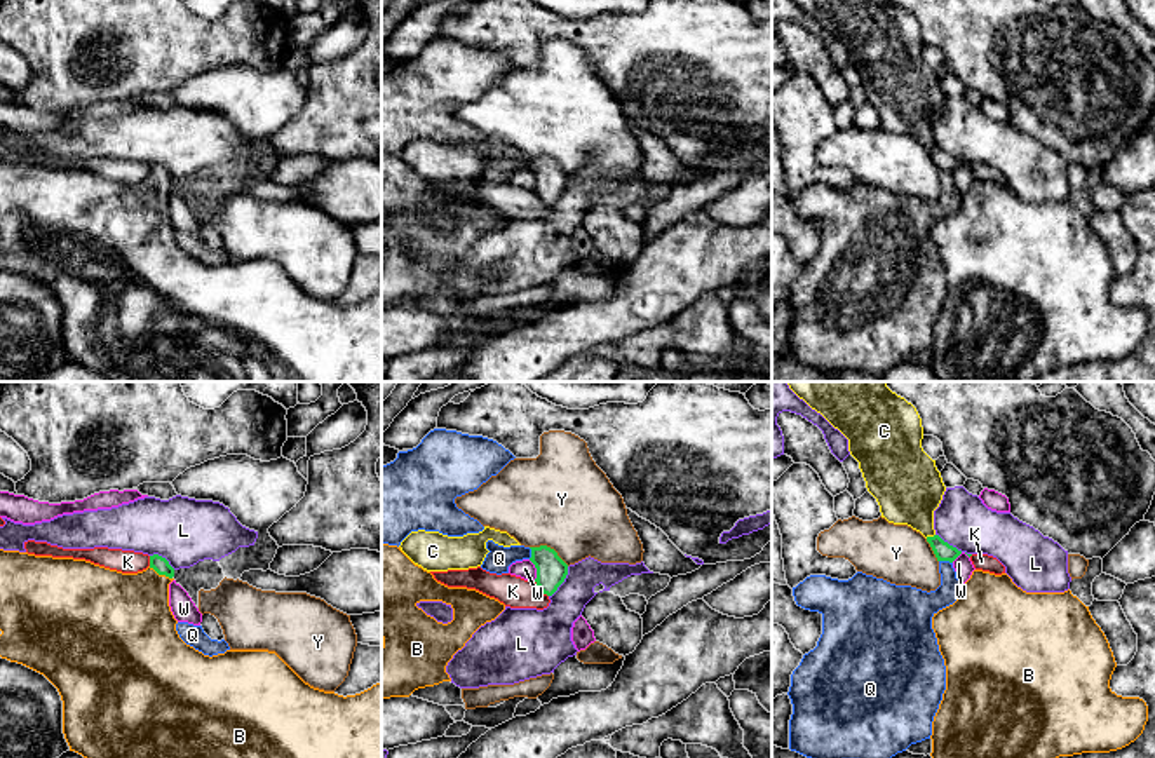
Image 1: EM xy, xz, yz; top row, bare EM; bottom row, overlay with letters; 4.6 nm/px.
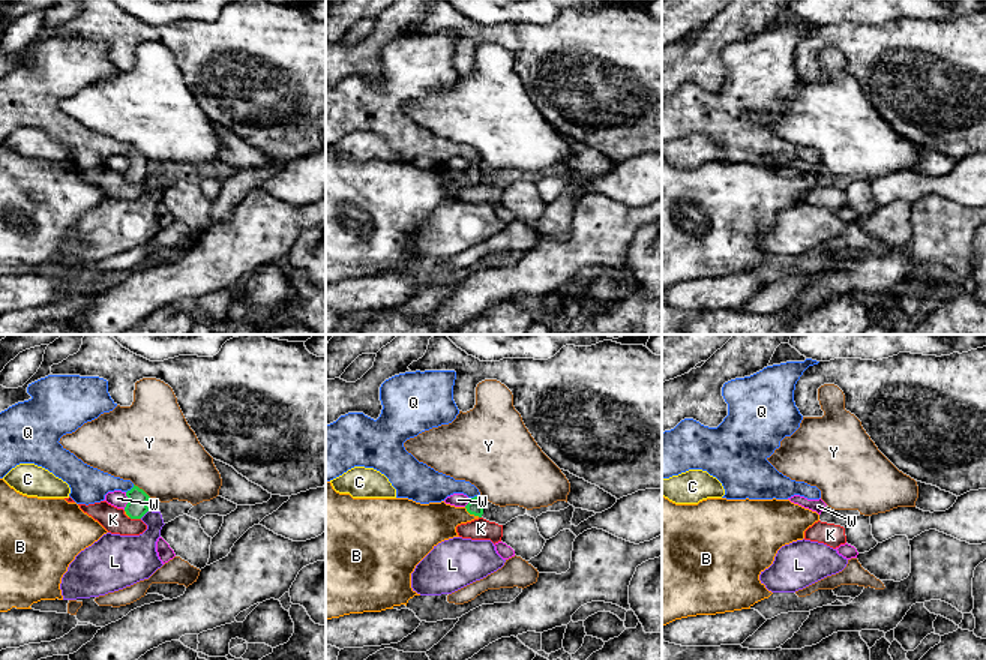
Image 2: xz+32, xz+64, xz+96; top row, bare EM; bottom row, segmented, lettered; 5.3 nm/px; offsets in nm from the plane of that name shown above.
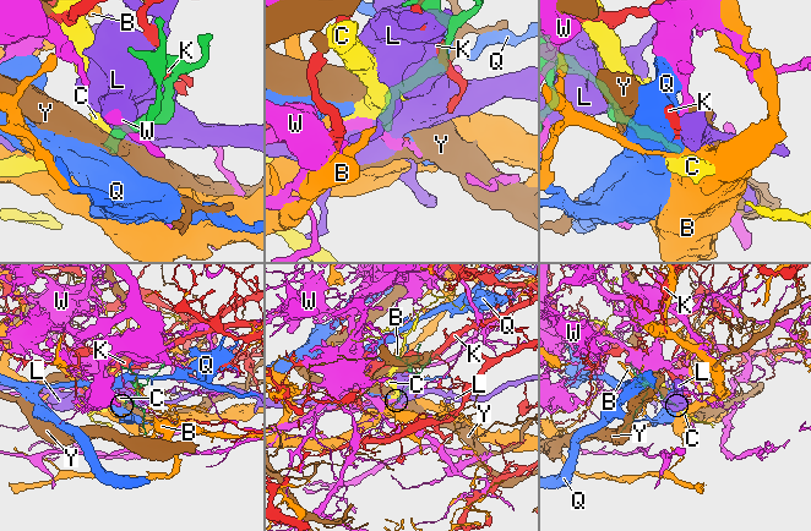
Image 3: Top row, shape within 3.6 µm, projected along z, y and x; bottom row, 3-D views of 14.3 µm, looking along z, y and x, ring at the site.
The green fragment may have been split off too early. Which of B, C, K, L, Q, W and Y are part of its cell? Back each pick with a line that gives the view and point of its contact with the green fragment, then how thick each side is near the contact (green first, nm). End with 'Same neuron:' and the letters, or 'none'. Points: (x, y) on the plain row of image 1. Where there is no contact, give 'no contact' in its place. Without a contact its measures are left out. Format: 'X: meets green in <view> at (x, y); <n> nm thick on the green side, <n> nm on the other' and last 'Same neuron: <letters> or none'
B: meets green in xy at (161, 183); 80 nm thick on the green side, 400 nm on the other
Same neuron: B

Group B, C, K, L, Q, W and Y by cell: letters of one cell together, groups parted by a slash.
B / C / K / L / Q / W / Y

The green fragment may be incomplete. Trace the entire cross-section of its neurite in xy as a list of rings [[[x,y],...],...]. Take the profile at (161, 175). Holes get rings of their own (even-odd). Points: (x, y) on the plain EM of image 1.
[[[0,159],[0,267],[44,284],[63,310],[63,343],[70,361],[82,364],[110,382],[382,382],[382,293],[355,303],[338,305],[305,293],[275,261],[226,260],[204,265],[186,254],[178,240],[171,216],[169,193],[174,178],[159,164],[138,183],[122,183],[85,169],[35,166]]]

